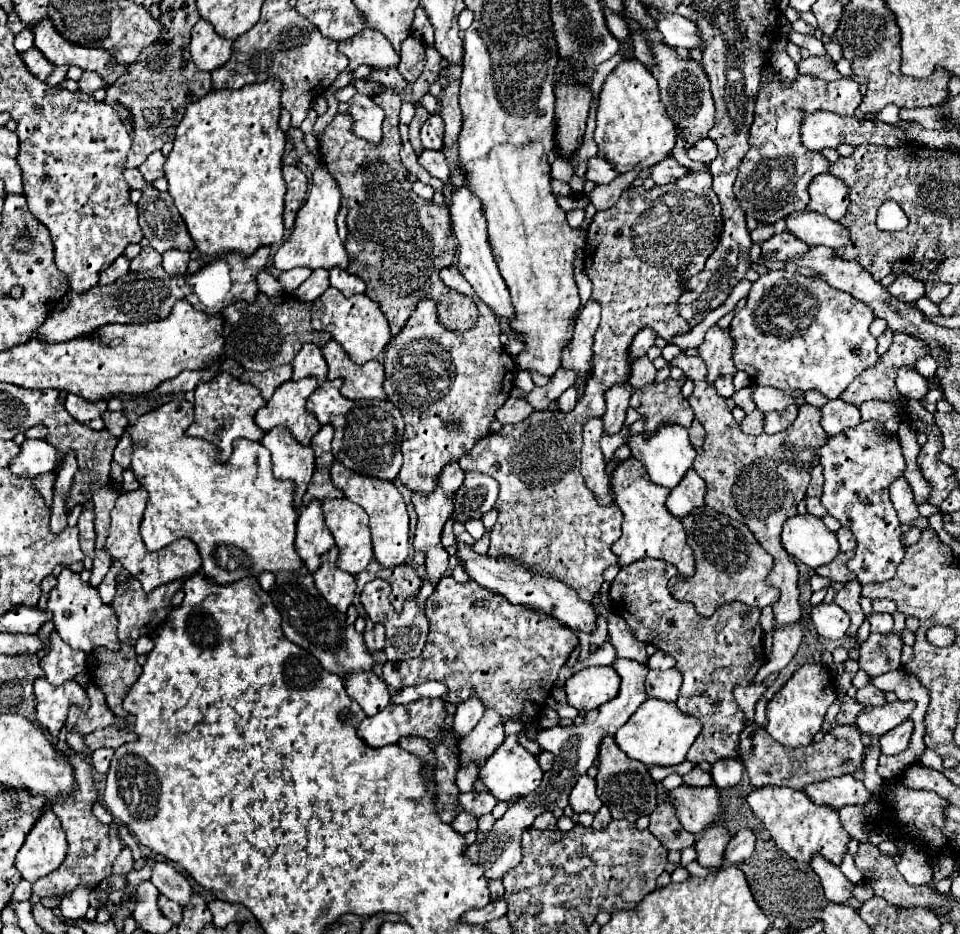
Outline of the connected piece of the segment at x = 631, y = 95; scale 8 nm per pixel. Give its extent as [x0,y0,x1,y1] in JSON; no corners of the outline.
[596,58,676,172]

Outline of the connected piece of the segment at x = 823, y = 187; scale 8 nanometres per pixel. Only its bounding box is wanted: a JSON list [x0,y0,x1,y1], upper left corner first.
[806,172,848,222]

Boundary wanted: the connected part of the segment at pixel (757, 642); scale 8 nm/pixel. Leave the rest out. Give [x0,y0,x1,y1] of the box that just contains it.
[610,558,764,766]

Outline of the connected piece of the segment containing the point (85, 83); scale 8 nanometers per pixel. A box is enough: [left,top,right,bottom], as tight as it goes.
[78,72,108,94]

